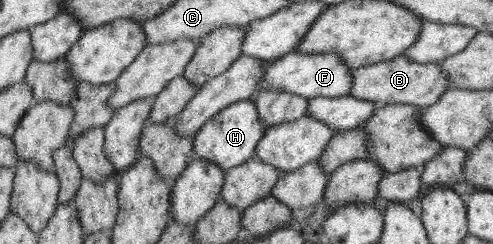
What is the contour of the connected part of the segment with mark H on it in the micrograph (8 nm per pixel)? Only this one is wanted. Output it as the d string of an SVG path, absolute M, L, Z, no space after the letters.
M242 100L215 114L194 137L194 153L196 157L209 160L219 165L223 171L241 166L242 163L255 157L258 143L269 129L258 114L258 106L253 100Z

